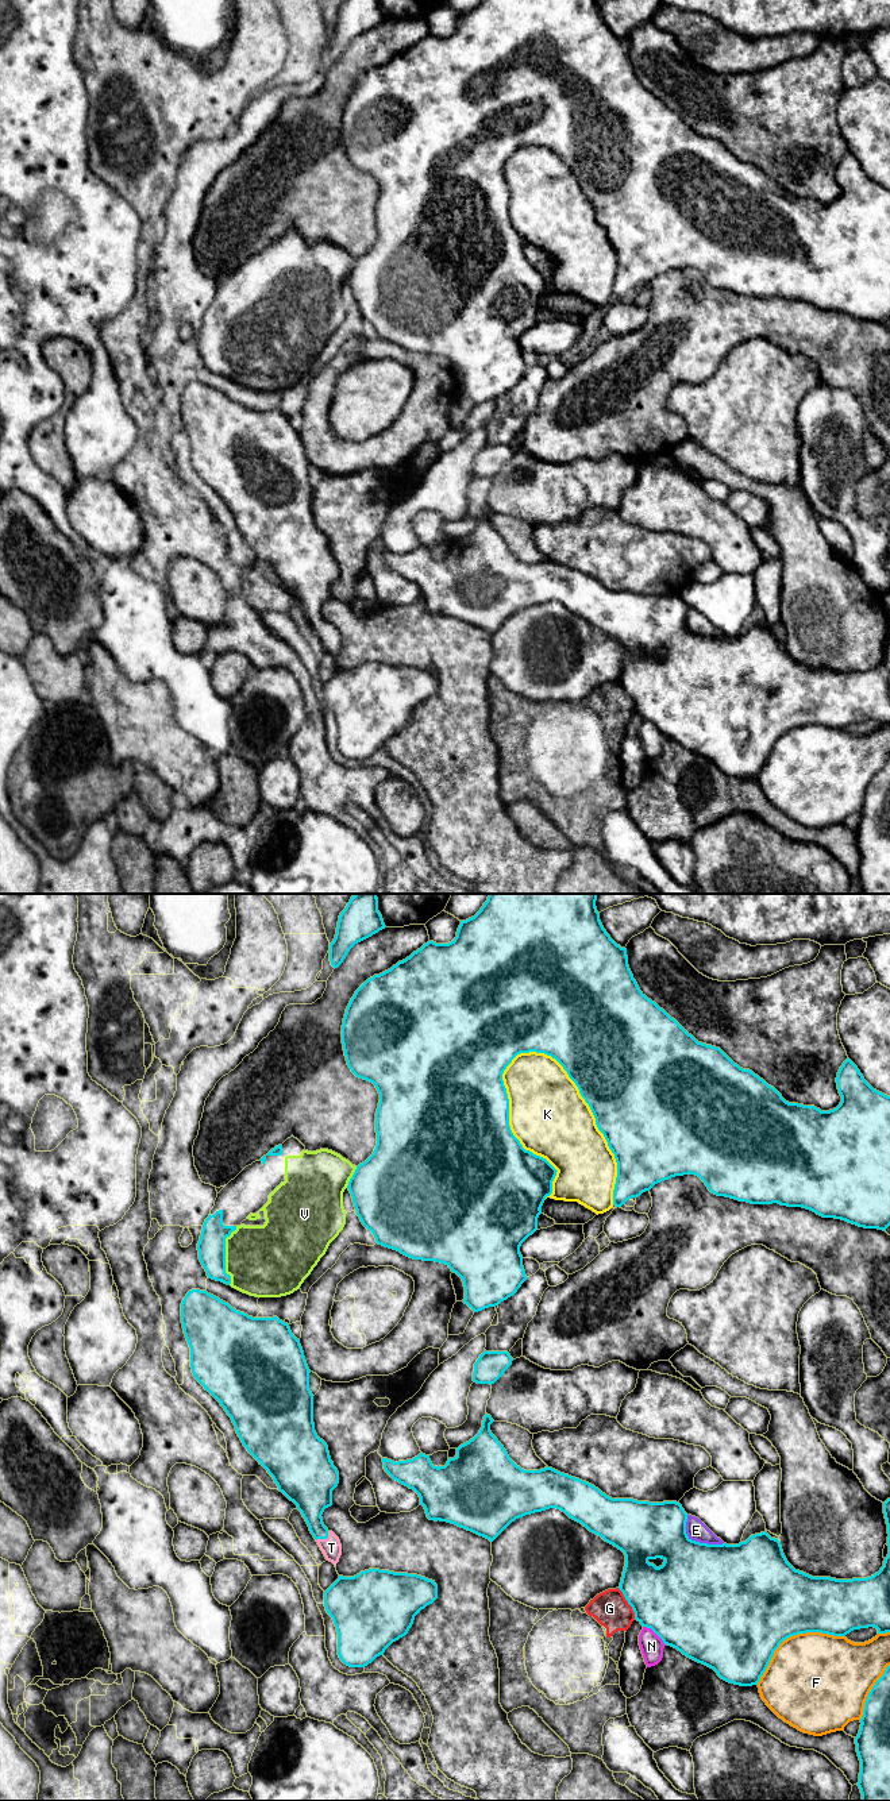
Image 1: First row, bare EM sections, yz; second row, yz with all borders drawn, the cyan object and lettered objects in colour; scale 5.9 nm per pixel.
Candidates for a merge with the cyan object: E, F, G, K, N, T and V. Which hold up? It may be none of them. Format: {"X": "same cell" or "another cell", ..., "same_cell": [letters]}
{"E": "another cell", "F": "another cell", "G": "another cell", "K": "another cell", "N": "another cell", "T": "same cell", "V": "same cell", "same_cell": ["T", "V"]}

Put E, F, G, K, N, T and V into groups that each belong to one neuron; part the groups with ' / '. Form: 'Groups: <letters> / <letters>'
Groups: E / F / G / K / N / T V

